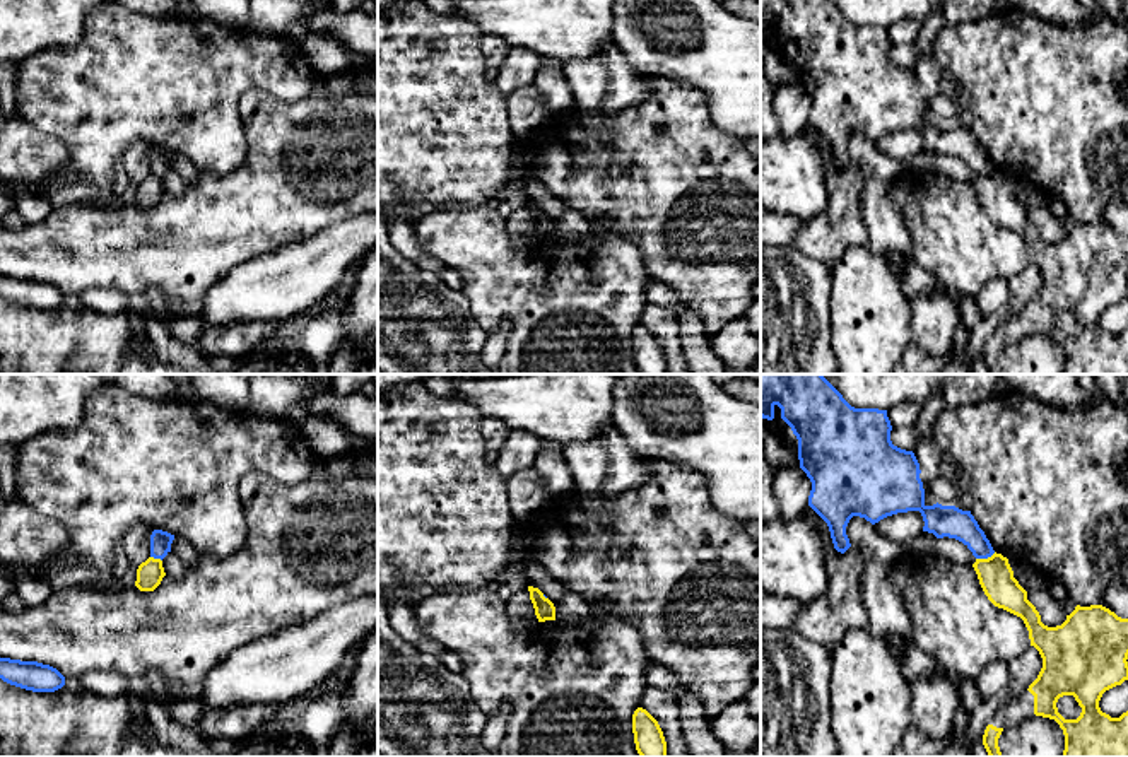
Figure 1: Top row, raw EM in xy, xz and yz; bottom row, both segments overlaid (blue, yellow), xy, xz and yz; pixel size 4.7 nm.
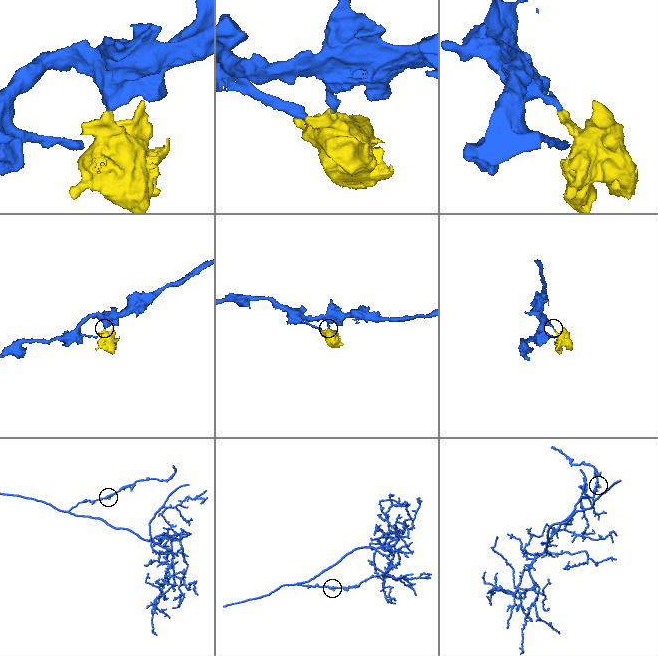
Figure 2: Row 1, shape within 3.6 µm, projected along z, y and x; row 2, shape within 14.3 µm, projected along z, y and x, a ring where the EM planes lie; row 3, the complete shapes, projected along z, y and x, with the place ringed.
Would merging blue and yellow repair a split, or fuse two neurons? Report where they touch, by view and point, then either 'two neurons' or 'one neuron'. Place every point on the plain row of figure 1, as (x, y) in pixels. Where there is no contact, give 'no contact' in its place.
meets blue in yz at (985, 175); two neurons

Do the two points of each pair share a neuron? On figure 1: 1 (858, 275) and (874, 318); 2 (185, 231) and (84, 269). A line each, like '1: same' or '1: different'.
1: same
2: same

